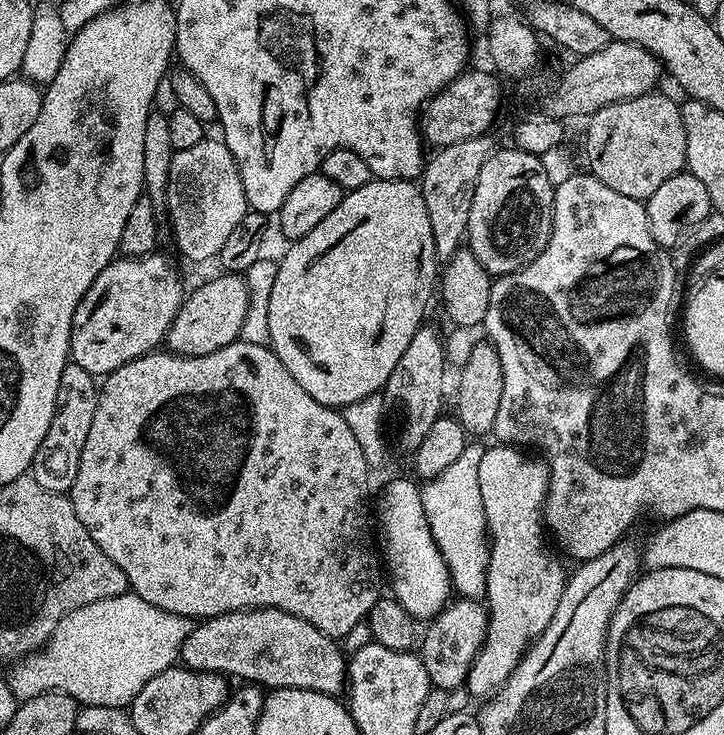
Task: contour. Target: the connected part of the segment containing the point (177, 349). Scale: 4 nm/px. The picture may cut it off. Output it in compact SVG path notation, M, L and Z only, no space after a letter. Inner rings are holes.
M219 274L201 288L187 293L184 305L178 310L166 337L167 351L178 356L214 354L222 346L230 346L241 339L240 331L246 322L248 309L248 282L240 274Z

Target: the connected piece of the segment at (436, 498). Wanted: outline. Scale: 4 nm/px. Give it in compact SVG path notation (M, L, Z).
M465 443L458 462L442 470L420 489L420 504L426 510L428 530L442 554L444 566L452 575L452 587L461 597L476 592L476 504L482 504L482 490L478 490L478 462L482 462L485 445Z

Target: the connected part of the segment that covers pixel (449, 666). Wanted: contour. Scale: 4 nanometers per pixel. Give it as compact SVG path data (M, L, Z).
M456 598L445 603L443 610L437 616L431 617L429 624L432 625L425 632L423 629L422 639L418 644L418 655L426 666L429 685L449 690L463 689L488 636L487 607L479 600Z

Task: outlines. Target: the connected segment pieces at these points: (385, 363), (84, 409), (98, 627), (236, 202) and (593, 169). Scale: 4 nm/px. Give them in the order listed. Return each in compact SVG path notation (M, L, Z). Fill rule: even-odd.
M373 178L366 186L358 186L358 190L345 192L342 202L310 230L300 240L291 241L287 245L284 257L279 257L276 266L276 277L274 278L274 290L270 290L270 334L269 343L271 350L294 374L294 382L314 398L314 402L322 402L327 408L343 410L350 407L354 402L365 400L367 396L377 395L385 387L390 374L398 365L398 360L402 358L410 340L414 338L415 332L425 323L424 311L428 308L428 303L434 300L434 289L438 284L438 268L436 264L438 257L434 250L434 230L430 230L430 214L426 214L426 202L420 193L419 183L411 180L381 180Z
M68 363L58 381L56 413L50 430L46 430L46 438L42 438L42 446L38 446L38 454L32 459L30 474L38 486L51 492L71 493L78 478L78 462L82 462L82 446L86 446L86 434L90 434L90 422L94 422L97 395L97 377L82 370L82 366Z
M129 590L66 614L48 643L39 652L15 661L7 669L6 679L20 702L38 694L65 692L80 706L127 709L154 674L162 674L179 661L182 642L193 627L189 617L150 606Z
M206 138L198 146L190 146L190 150L173 151L166 215L172 223L176 248L186 259L215 261L222 246L226 246L226 238L249 210L238 166L223 139Z
M660 90L602 106L587 121L588 133L584 136L584 148L588 151L587 171L610 186L610 190L618 190L618 194L626 194L626 198L647 202L666 178L674 178L674 174L685 171L686 130L682 126L680 110L681 105L663 96Z

